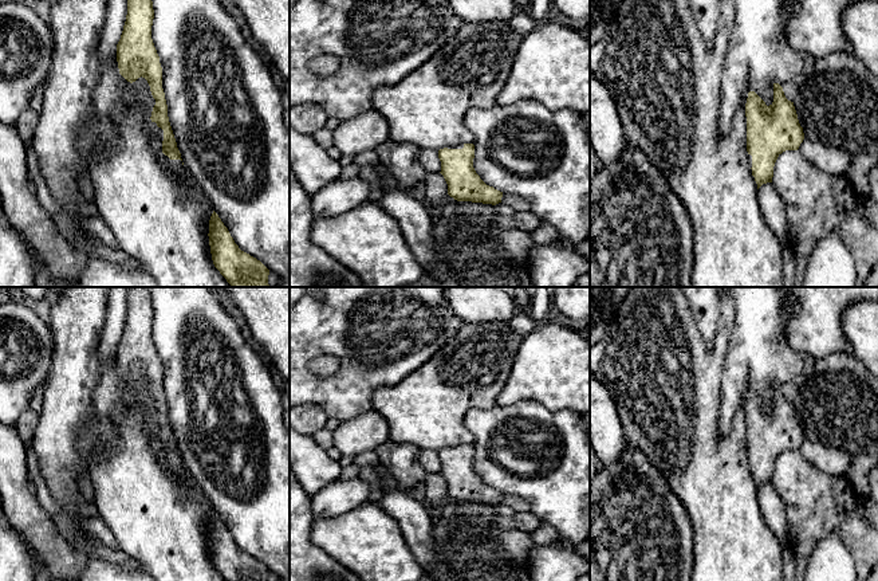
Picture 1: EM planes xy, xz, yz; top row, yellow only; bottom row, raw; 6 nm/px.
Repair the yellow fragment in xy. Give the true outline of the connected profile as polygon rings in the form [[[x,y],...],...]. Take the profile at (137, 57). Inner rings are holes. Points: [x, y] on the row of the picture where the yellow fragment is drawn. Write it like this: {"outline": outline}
{"outline": [[[127,0],[127,15],[117,44],[119,74],[130,83],[145,78],[155,105],[151,111],[153,126],[162,142],[160,153],[180,173],[192,178],[182,165],[181,153],[168,117],[168,105],[162,89],[162,67],[151,39],[154,9],[151,0]]]}

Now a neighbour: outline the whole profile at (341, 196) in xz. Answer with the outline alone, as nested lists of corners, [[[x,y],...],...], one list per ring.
[[[359,176],[331,181],[311,196],[314,217],[331,219],[347,213],[370,200],[370,193],[370,185]]]

